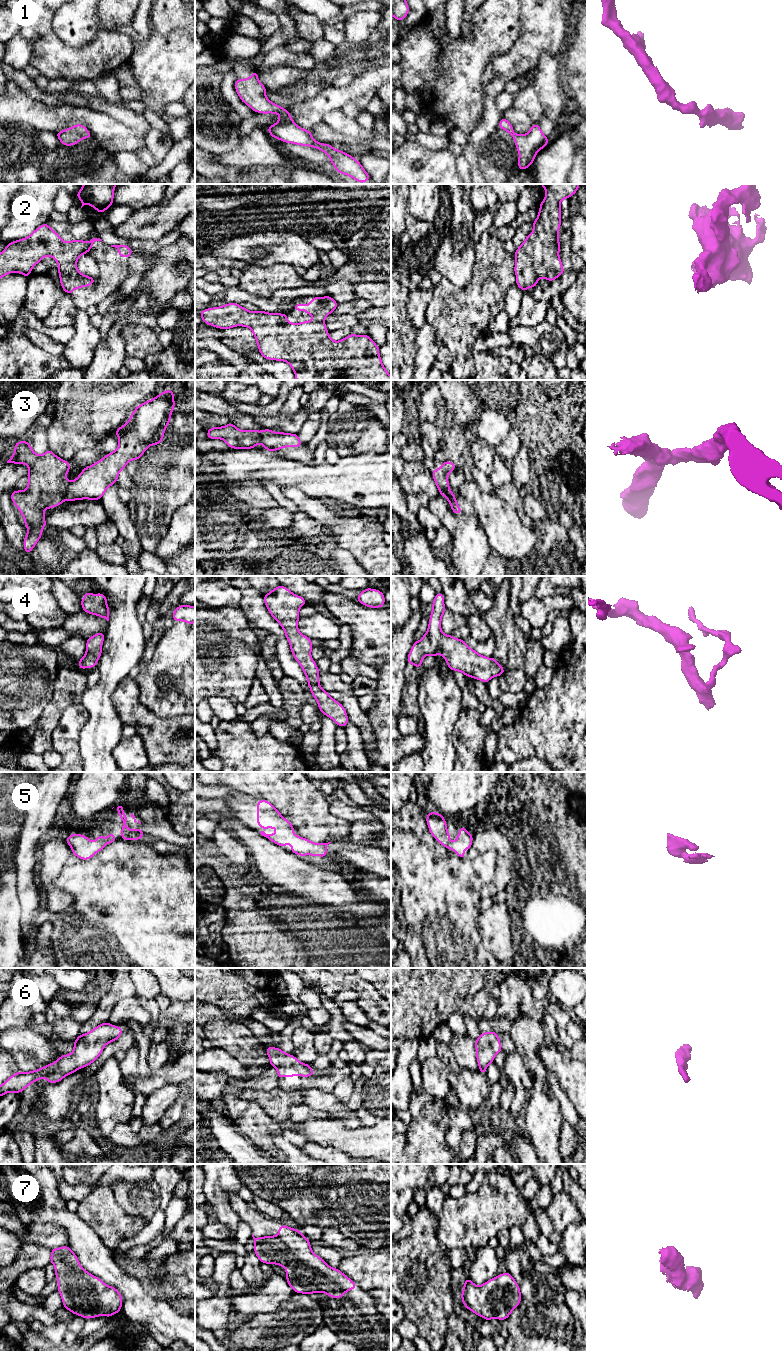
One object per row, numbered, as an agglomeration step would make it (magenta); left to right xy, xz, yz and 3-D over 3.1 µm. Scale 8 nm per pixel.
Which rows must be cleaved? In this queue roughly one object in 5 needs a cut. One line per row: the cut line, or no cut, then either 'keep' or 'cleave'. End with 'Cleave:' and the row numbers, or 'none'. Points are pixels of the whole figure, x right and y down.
1: no cut; keep
2: no cut; keep
3: cut in xy along (70, 482), (64, 499); cleave
4: no cut; keep
5: no cut; keep
6: no cut; keep
7: no cut; keep
Cleave: 3

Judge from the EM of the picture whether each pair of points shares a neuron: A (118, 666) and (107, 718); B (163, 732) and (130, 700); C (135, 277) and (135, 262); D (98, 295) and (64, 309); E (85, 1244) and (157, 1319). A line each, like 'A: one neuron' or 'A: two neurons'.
A: one neuron
B: one neuron
C: one neuron
D: two neurons
E: one neuron

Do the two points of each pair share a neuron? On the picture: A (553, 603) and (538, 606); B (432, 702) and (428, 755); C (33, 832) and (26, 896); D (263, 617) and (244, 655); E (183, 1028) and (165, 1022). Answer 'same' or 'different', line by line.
A: same
B: same
C: same
D: different
E: different

